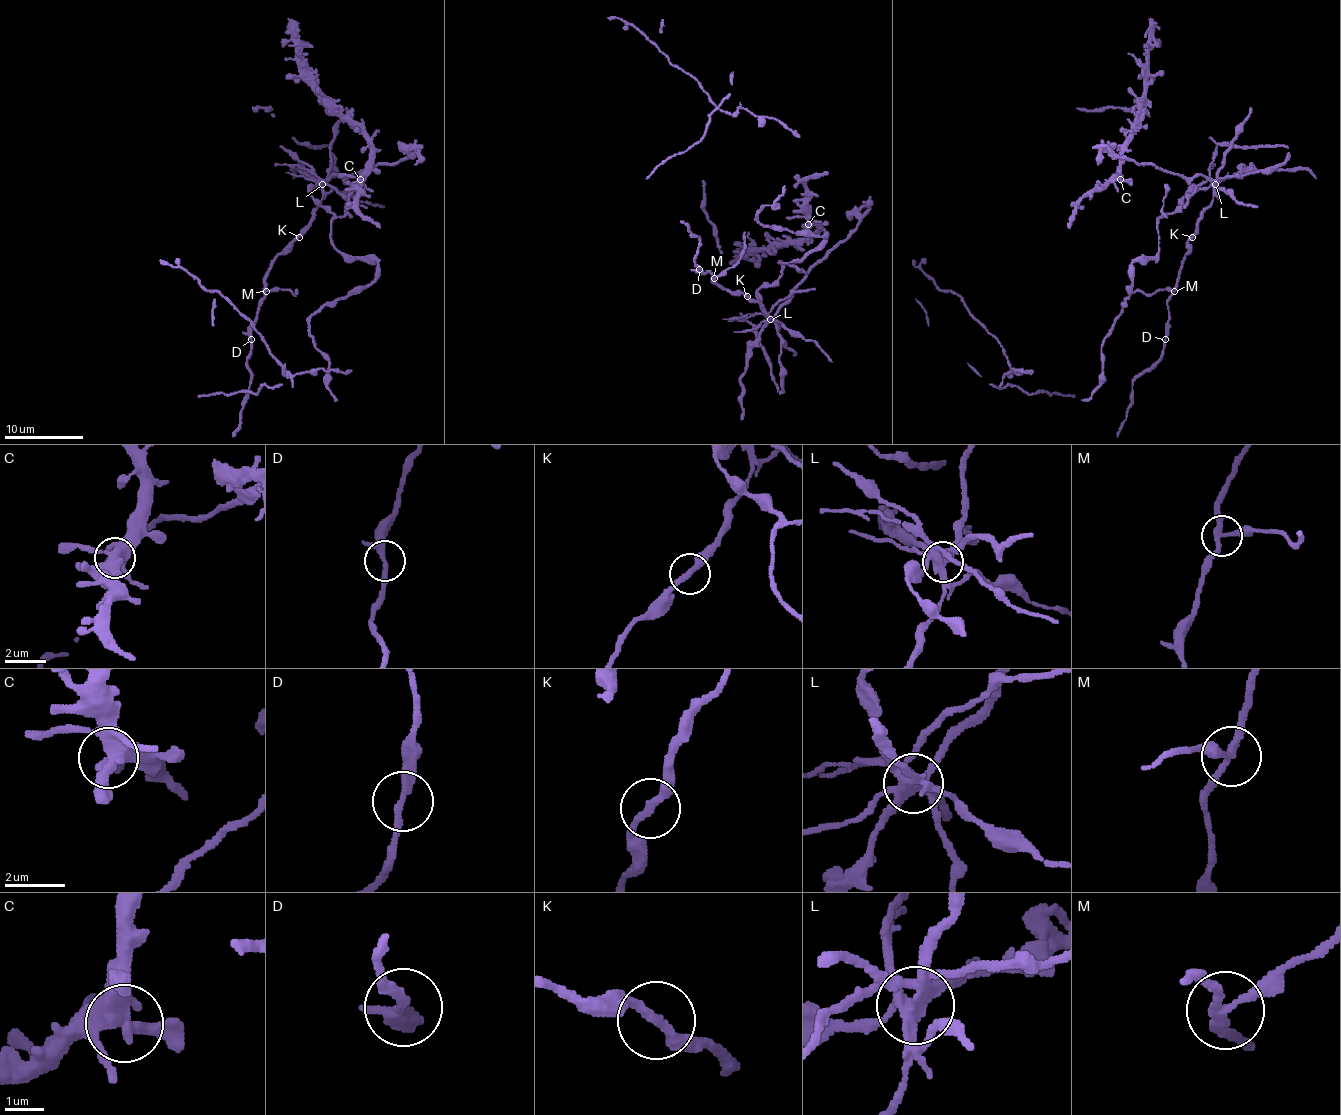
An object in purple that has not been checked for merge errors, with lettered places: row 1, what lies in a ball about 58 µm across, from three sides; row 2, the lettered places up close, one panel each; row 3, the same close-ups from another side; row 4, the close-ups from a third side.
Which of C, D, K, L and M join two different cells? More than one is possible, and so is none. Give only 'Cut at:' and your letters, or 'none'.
Cut at: L, M

